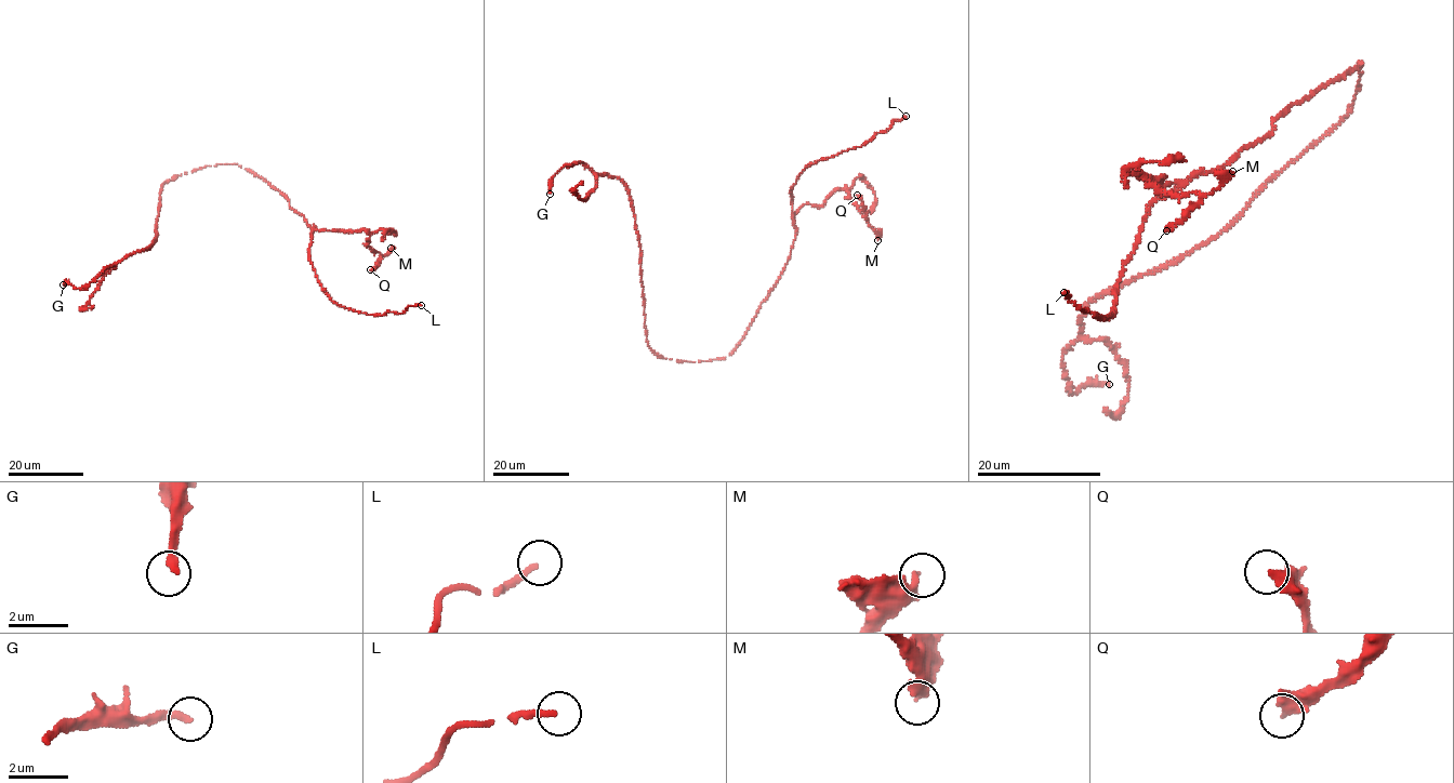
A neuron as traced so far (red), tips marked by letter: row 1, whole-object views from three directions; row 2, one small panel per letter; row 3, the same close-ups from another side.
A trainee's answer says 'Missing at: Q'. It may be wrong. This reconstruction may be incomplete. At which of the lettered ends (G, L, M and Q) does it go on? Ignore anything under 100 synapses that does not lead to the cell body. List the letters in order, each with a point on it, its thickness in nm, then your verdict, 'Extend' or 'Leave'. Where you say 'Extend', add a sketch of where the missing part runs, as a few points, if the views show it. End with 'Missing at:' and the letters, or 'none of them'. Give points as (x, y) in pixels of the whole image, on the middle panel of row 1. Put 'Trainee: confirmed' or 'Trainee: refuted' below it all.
G: Place: (550, 194). Thickness 280 nm. Leave
L: Place: (906, 116). Thickness 200 nm. Leave
M: Place: (877, 240). Thickness 300 nm. Leave
Q: Place: (857, 195). Thickness 320 nm. Leave
Missing at: none of them
Trainee: refuted

